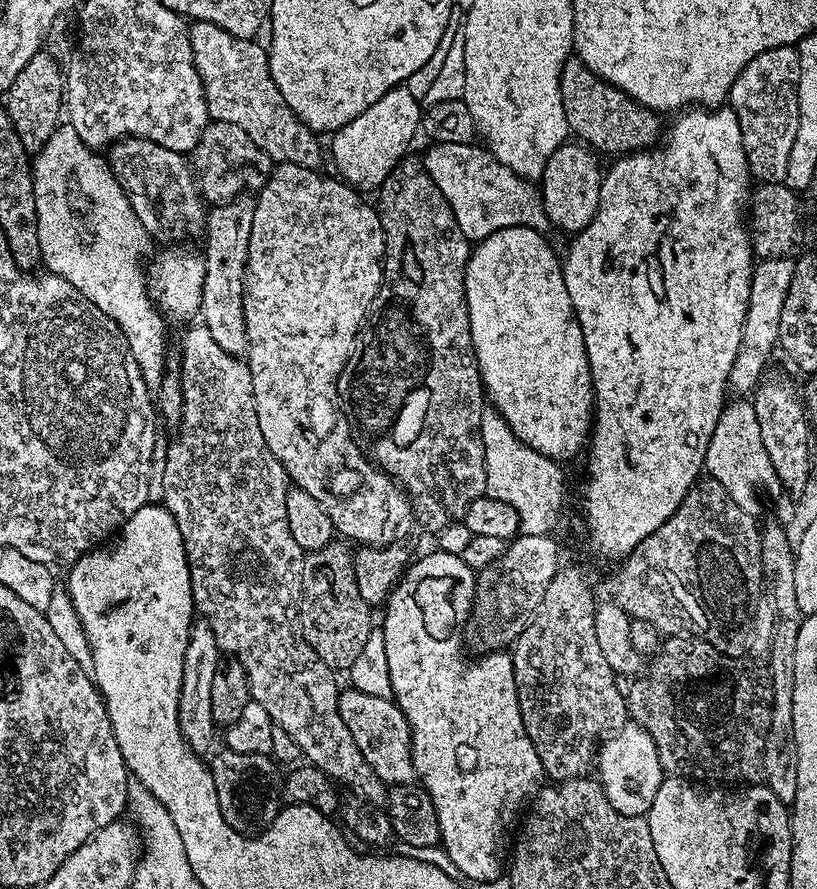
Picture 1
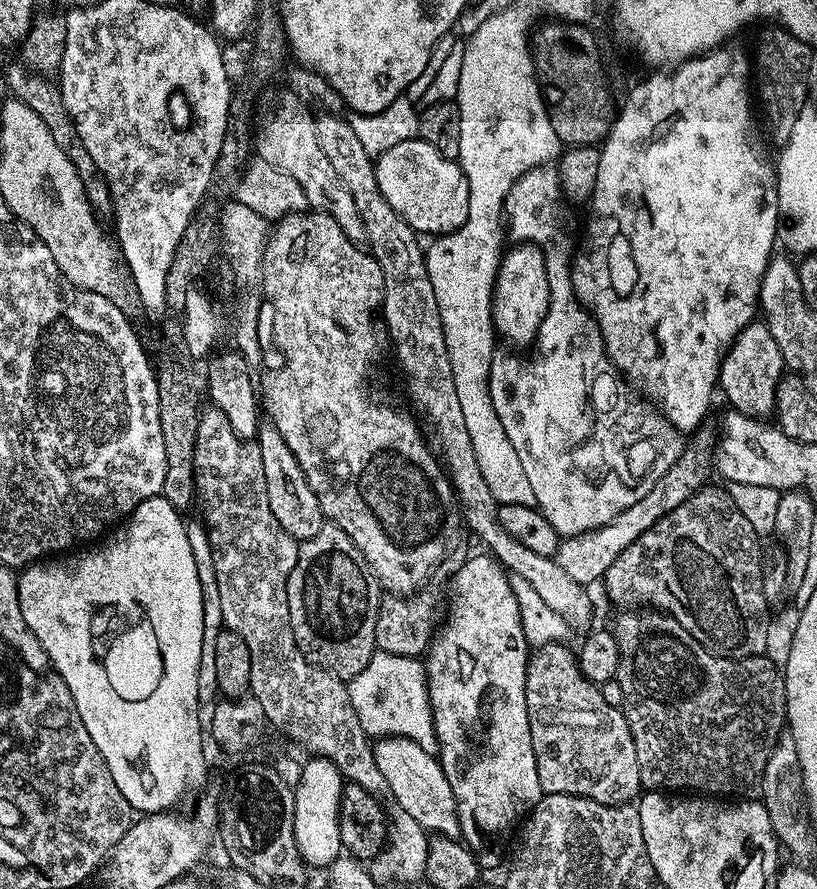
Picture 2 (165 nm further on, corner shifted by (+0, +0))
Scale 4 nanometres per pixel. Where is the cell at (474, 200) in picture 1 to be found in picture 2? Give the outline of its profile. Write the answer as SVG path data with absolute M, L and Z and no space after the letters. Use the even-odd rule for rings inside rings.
M419 138L398 142L398 146L390 146L381 156L374 160L378 190L382 192L386 202L394 208L394 212L402 217L417 234L429 232L429 237L435 238L453 232L455 228L460 228L462 222L466 222L468 217L468 207L470 206L470 190L464 177L464 171L460 169L456 160L447 160L430 142Z

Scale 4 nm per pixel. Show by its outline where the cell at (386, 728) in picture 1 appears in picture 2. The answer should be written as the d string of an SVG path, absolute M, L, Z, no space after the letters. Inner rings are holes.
M385 736L372 744L374 762L386 778L386 786L395 807L406 810L424 831L438 836L460 836L460 823L456 813L454 790L446 782L446 774L440 769L440 761L433 753L427 752L418 743L406 737Z

